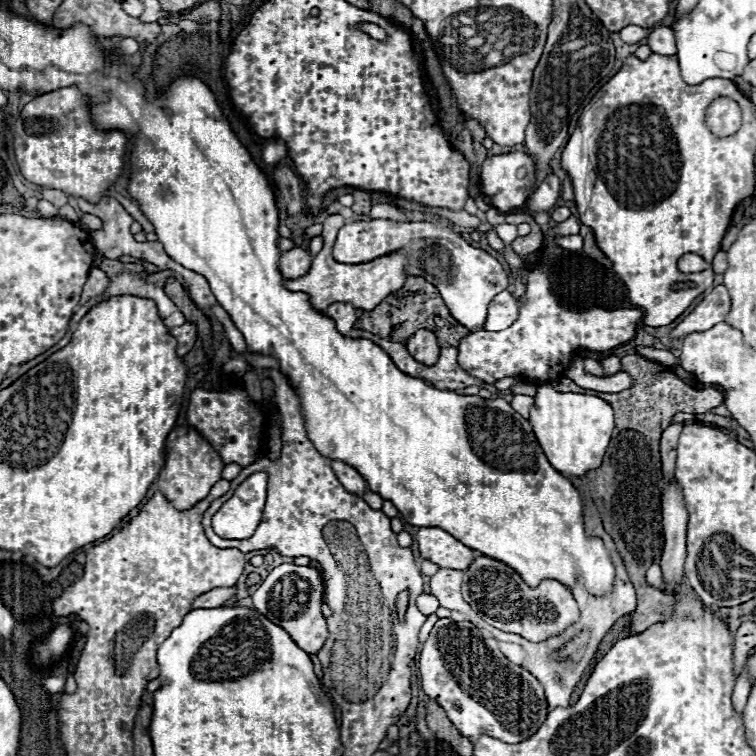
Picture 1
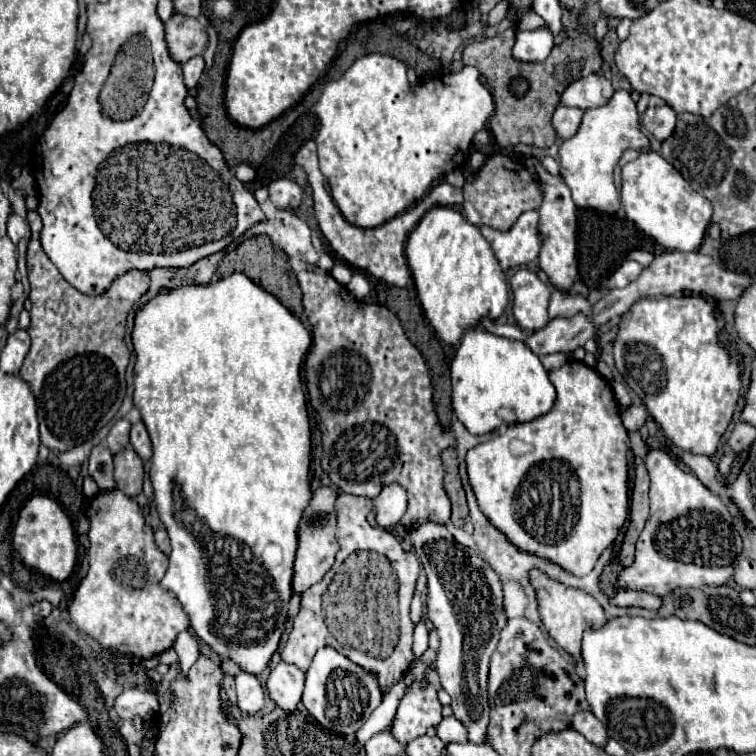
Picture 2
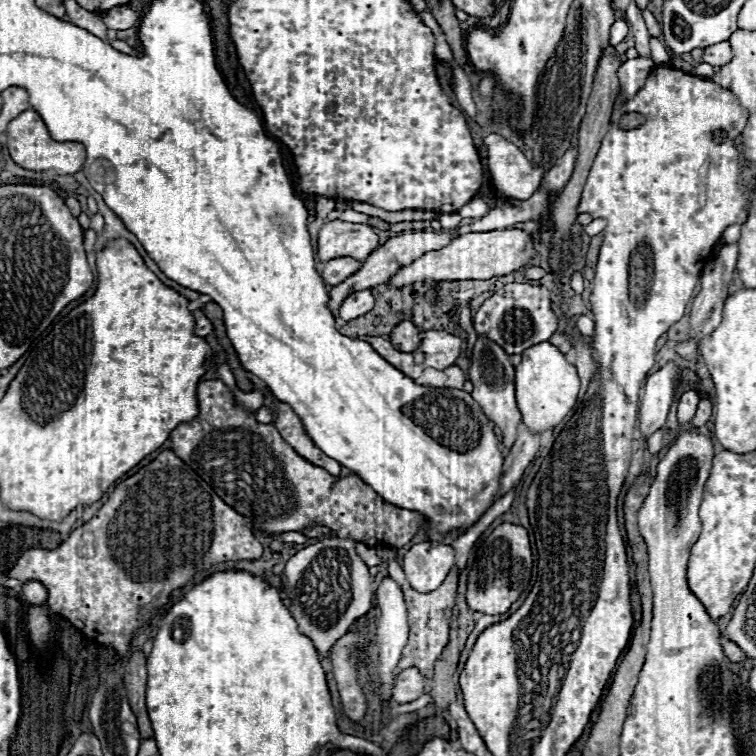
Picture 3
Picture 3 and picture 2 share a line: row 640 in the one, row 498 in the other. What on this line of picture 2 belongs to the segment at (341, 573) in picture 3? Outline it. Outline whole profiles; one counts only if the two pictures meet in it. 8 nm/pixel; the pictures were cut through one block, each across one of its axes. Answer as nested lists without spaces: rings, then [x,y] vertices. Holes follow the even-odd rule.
[[[322,486],[314,492],[312,502],[304,510],[302,522],[300,522],[300,536],[298,536],[298,552],[296,552],[296,562],[294,562],[294,582],[292,588],[294,592],[304,592],[312,584],[320,582],[322,576],[332,568],[334,556],[338,552],[336,544],[336,514],[334,514],[334,502],[336,502],[336,492],[328,486]]]

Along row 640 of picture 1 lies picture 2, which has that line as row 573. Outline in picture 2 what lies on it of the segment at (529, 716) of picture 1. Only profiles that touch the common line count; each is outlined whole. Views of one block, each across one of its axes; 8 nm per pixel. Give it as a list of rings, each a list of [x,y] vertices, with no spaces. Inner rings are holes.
[[[426,522],[414,528],[410,532],[410,542],[428,576],[426,614],[440,636],[440,648],[438,648],[438,658],[434,666],[440,674],[442,688],[452,696],[454,716],[466,724],[468,740],[472,740],[474,744],[486,744],[484,736],[488,728],[488,688],[486,688],[488,686],[488,662],[500,640],[500,632],[506,626],[502,582],[498,574],[478,556],[478,552],[470,552],[470,548],[464,548],[462,544],[458,544],[454,536],[442,524]]]

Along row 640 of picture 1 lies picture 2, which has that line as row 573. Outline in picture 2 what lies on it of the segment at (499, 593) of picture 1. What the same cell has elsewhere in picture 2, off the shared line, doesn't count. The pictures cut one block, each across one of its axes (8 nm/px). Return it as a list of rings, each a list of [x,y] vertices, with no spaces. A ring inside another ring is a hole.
[[[532,570],[530,572],[530,580],[532,580],[532,586],[538,594],[538,602],[540,602],[540,616],[542,616],[542,622],[548,630],[548,634],[558,642],[558,646],[562,646],[570,656],[574,656],[576,660],[582,660],[582,634],[590,628],[602,628],[608,618],[602,610],[602,606],[592,598],[588,596],[586,592],[580,592],[576,588],[568,588],[556,580],[550,580],[548,576],[544,576],[542,572],[536,572]]]

